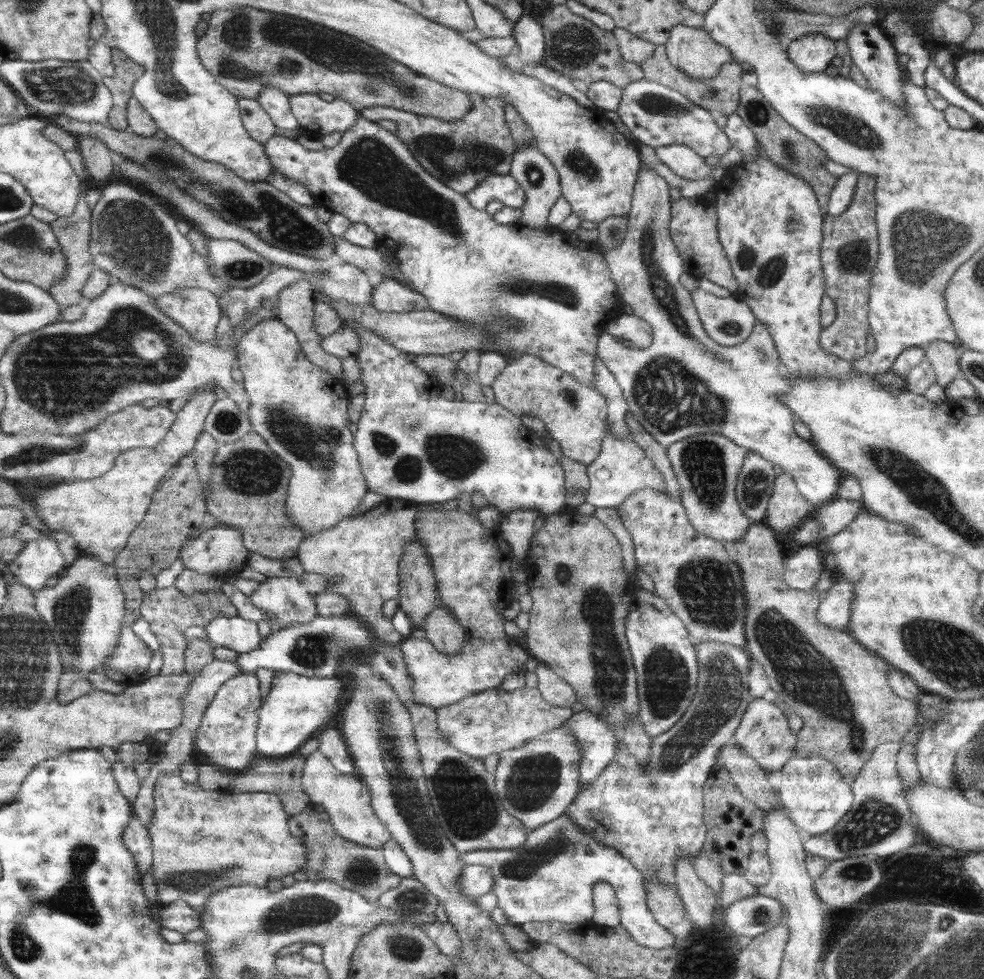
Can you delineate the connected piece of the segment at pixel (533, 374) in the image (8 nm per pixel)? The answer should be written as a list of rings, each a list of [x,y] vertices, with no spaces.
[[[531,354],[511,357],[490,388],[494,392],[495,403],[516,416],[532,415],[543,420],[546,434],[551,440],[556,439],[564,456],[588,466],[601,453],[601,442],[608,434],[607,403],[596,388],[578,382],[567,372]]]

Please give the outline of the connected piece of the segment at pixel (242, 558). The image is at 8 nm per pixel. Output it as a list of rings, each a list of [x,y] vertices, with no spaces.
[[[225,524],[208,528],[198,538],[187,539],[179,550],[179,557],[185,568],[195,570],[200,574],[219,574],[227,570],[238,571],[247,564],[250,551],[243,545],[241,534]]]

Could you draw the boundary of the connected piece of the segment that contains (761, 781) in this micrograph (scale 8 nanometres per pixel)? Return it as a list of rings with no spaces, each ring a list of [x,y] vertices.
[[[726,745],[718,758],[718,766],[723,767],[734,781],[740,793],[762,812],[784,812],[786,807],[780,802],[778,791],[770,784],[768,773],[752,758],[748,758],[738,746]]]

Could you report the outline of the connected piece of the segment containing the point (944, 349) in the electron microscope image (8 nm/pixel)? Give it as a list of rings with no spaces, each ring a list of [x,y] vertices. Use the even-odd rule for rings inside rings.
[[[934,340],[925,344],[924,349],[925,357],[935,370],[938,385],[946,390],[953,380],[961,376],[961,347],[946,340]]]

